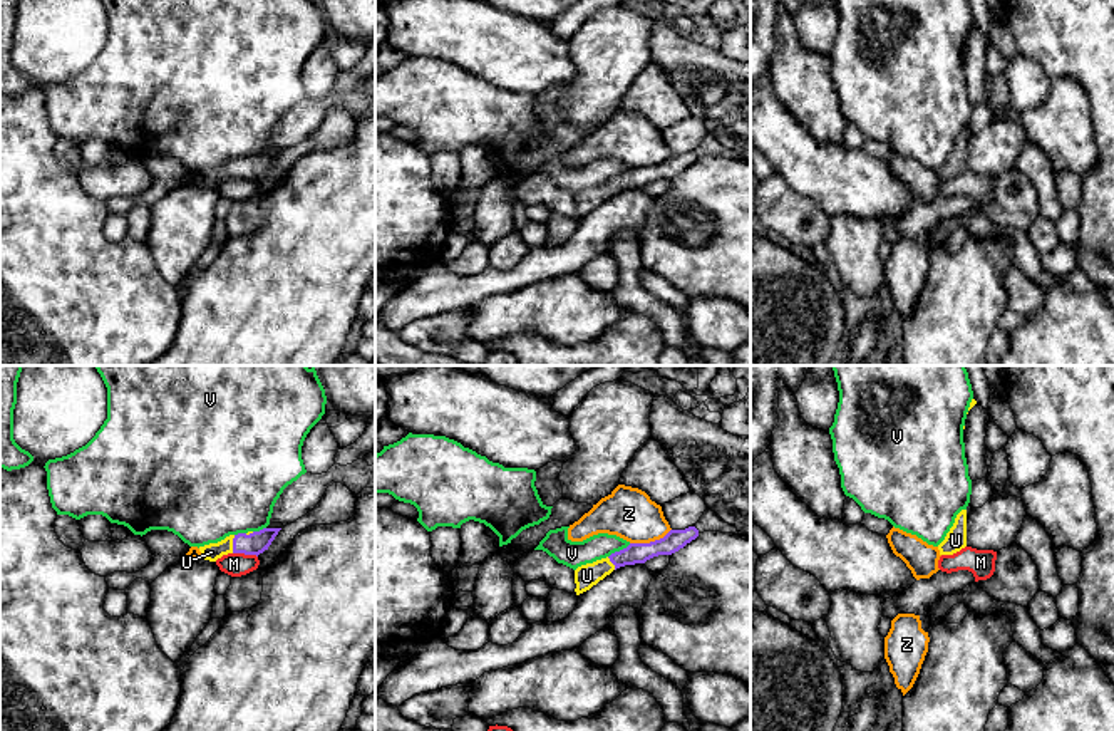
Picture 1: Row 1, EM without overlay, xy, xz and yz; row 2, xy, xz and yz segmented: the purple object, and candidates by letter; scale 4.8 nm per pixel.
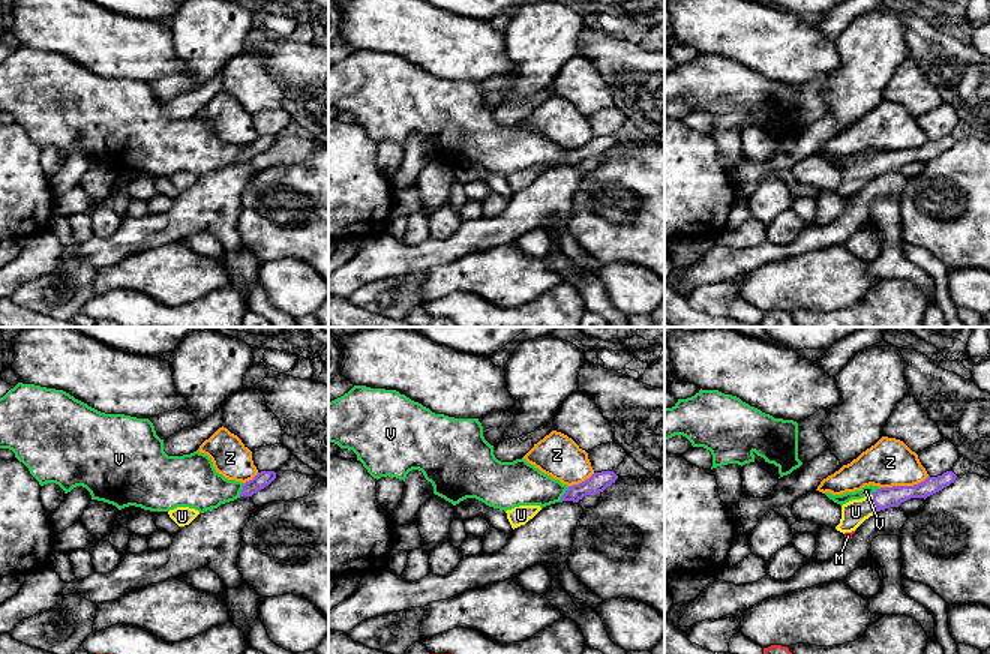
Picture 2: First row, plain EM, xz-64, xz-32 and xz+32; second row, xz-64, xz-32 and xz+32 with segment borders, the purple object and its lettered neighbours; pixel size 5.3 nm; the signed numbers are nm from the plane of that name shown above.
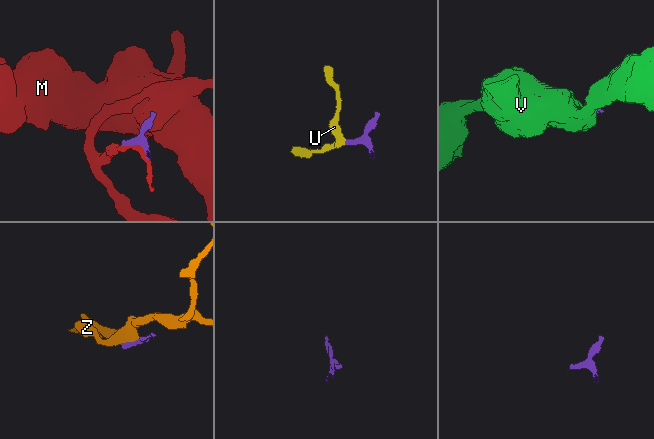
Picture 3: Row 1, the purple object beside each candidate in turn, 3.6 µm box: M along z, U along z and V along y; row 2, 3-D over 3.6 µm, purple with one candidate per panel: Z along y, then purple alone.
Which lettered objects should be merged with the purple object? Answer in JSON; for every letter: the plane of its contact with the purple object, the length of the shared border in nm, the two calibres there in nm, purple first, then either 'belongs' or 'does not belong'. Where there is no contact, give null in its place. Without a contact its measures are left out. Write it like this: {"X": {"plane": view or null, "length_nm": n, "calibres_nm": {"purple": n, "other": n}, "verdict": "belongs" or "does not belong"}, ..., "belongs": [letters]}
{"M": {"plane": "xy", "length_nm": 120, "calibres_nm": {"purple": 110, "other": 110}, "verdict": "does not belong"}, "U": {"plane": "xy", "length_nm": 90, "calibres_nm": {"purple": 110, "other": 90}, "verdict": "belongs"}, "V": {"plane": "xz", "length_nm": 130, "calibres_nm": {"purple": 100, "other": 130}, "verdict": "does not belong"}, "Z": {"plane": "xz", "length_nm": 220, "calibres_nm": {"purple": 100, "other": 240}, "verdict": "does not belong"}, "belongs": ["U"]}

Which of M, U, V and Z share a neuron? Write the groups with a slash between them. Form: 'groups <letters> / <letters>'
groups M / U / V / Z

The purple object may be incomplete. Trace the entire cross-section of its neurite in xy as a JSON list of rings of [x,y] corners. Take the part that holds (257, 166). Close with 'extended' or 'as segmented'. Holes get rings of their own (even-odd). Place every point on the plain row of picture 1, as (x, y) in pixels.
[[[263,153],[260,156],[230,159],[218,168],[199,171],[201,183],[216,186],[228,178],[245,178],[258,181],[260,178],[268,174],[280,154],[281,153]]] | extended

